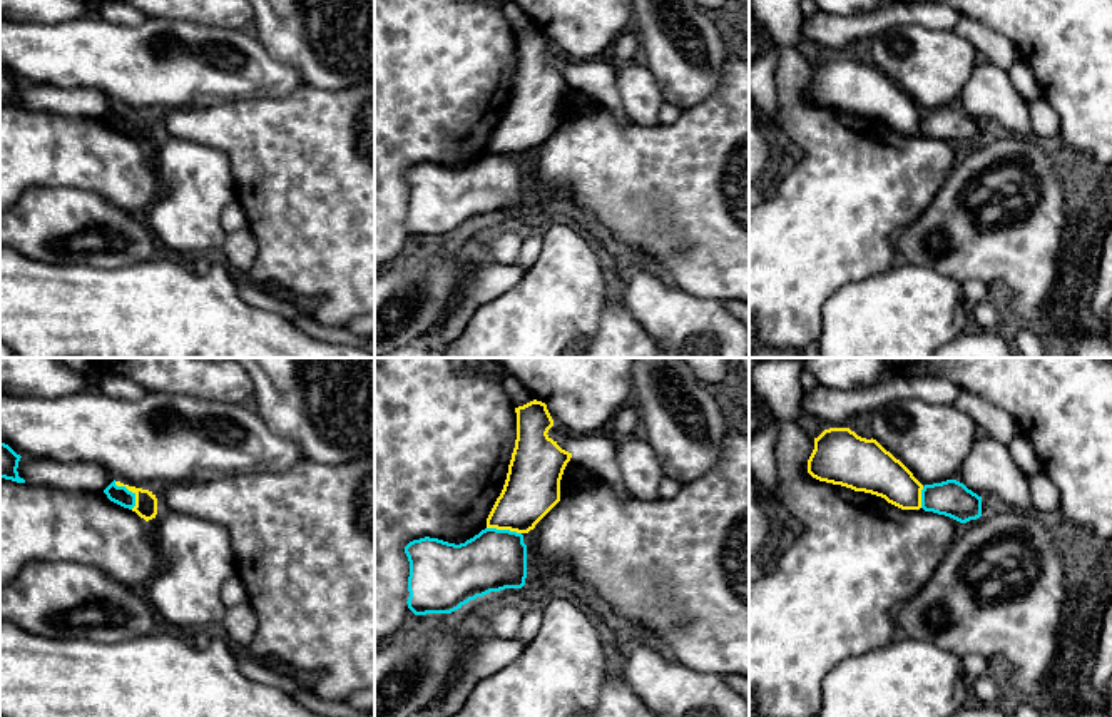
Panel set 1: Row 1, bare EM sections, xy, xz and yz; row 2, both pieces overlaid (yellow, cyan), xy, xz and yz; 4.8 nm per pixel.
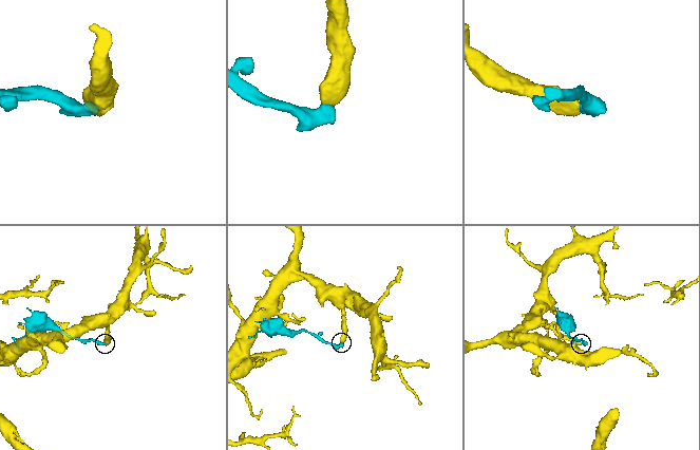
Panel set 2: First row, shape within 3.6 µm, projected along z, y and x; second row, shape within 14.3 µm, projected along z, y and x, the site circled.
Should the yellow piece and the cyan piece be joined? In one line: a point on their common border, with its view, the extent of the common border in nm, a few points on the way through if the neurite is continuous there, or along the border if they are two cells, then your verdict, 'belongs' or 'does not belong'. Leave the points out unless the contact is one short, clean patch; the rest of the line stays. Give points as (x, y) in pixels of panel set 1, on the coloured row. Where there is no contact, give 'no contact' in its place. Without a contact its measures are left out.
xy (131, 490) | 160 nm | along xy (114, 482), (134, 495), (132, 508) | does not belong

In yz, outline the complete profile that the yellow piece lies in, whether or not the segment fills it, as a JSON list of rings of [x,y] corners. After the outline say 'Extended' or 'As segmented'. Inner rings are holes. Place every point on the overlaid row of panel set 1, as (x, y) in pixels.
[[[829,428],[814,438],[808,473],[819,481],[881,496],[901,510],[921,508],[923,485],[913,473],[876,440],[861,438],[849,428]]]. As segmented

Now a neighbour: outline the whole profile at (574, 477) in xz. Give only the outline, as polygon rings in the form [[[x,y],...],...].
[[[572,456],[560,480],[560,500],[569,493],[580,490],[592,476],[597,475],[592,470],[579,465]]]

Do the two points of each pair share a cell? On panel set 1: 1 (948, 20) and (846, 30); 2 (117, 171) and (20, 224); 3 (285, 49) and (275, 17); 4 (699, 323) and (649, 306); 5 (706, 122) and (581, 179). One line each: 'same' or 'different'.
1: same
2: different
3: same
4: same
5: same

